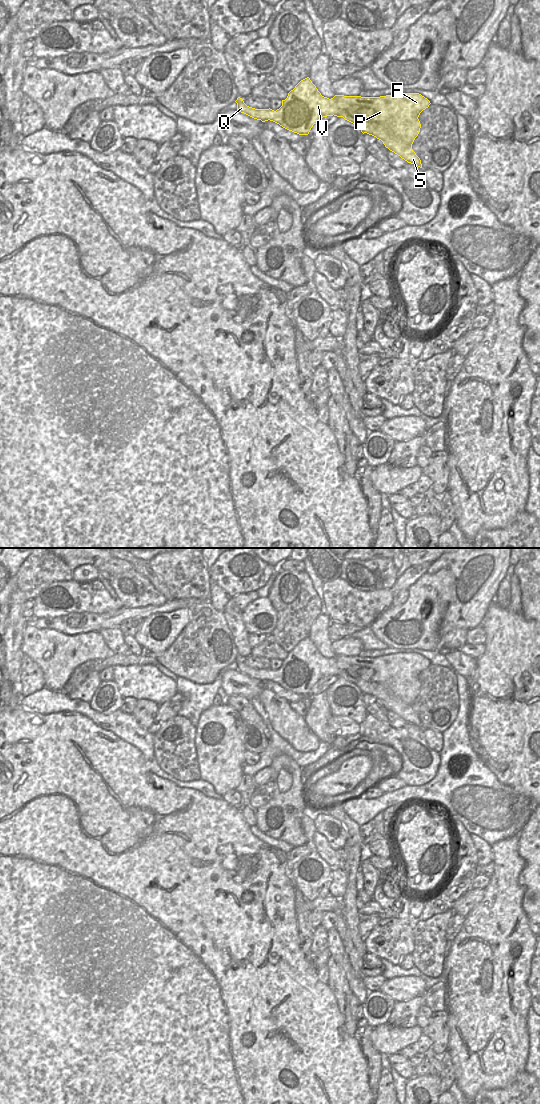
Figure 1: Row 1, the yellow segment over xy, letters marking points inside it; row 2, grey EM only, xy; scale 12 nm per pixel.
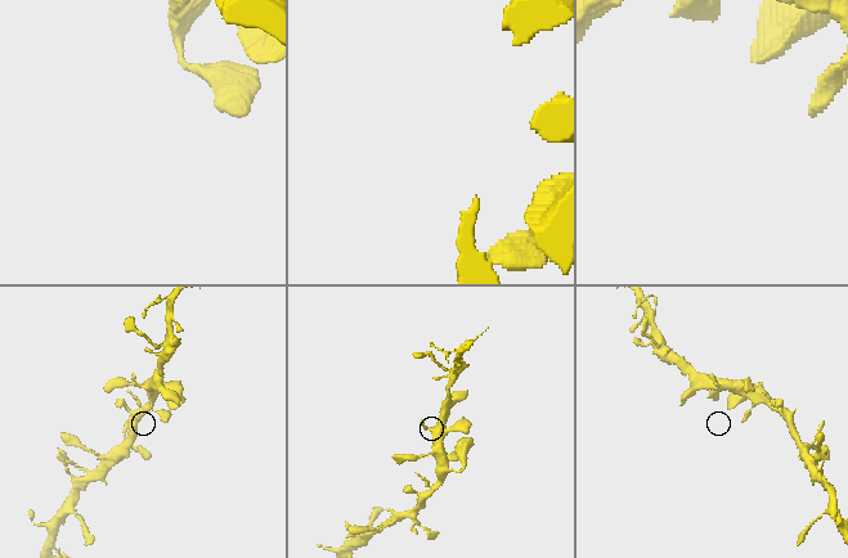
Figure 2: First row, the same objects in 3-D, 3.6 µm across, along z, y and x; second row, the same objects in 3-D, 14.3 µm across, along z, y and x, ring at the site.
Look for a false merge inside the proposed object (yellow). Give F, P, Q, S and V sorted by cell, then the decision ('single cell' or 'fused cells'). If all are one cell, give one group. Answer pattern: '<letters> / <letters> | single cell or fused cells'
F P Q S V | single cell

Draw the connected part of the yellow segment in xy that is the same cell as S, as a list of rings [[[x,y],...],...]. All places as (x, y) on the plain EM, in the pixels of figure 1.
[[[309,637],[301,640],[288,653],[282,666],[276,671],[272,669],[255,669],[247,666],[243,659],[235,661],[237,670],[254,679],[273,681],[283,688],[299,695],[308,695],[314,684],[323,677],[337,676],[355,684],[361,692],[381,700],[386,708],[394,712],[408,723],[422,728],[421,720],[412,709],[412,704],[421,688],[418,679],[420,673],[429,667],[430,661],[419,653],[395,653],[380,657],[361,657],[335,655],[329,659],[321,655]]]

